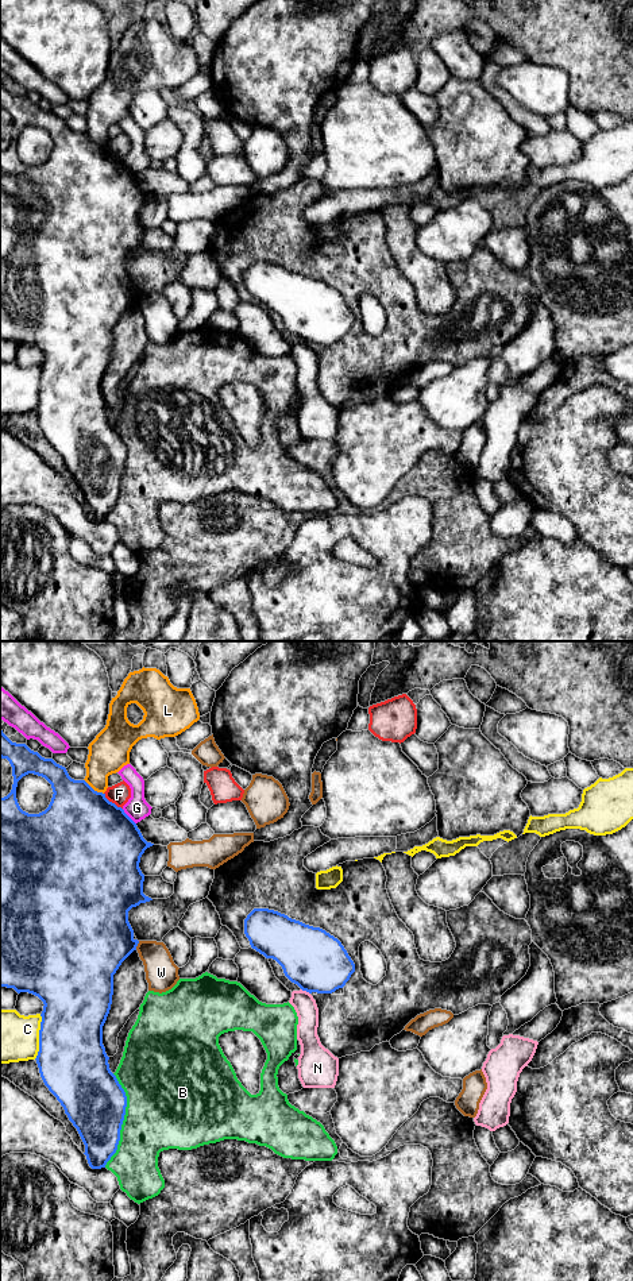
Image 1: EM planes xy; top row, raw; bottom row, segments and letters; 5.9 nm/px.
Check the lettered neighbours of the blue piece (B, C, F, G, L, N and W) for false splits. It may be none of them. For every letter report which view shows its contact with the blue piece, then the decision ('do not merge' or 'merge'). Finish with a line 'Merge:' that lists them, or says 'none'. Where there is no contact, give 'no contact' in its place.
B: contact in xy; do not merge
C: contact in xy; do not merge
F: contact in xy; do not merge
G: contact in xy; do not merge
L: contact in xy; do not merge
N: contact in xy; do not merge
W: contact in xy; do not merge
Merge: none

